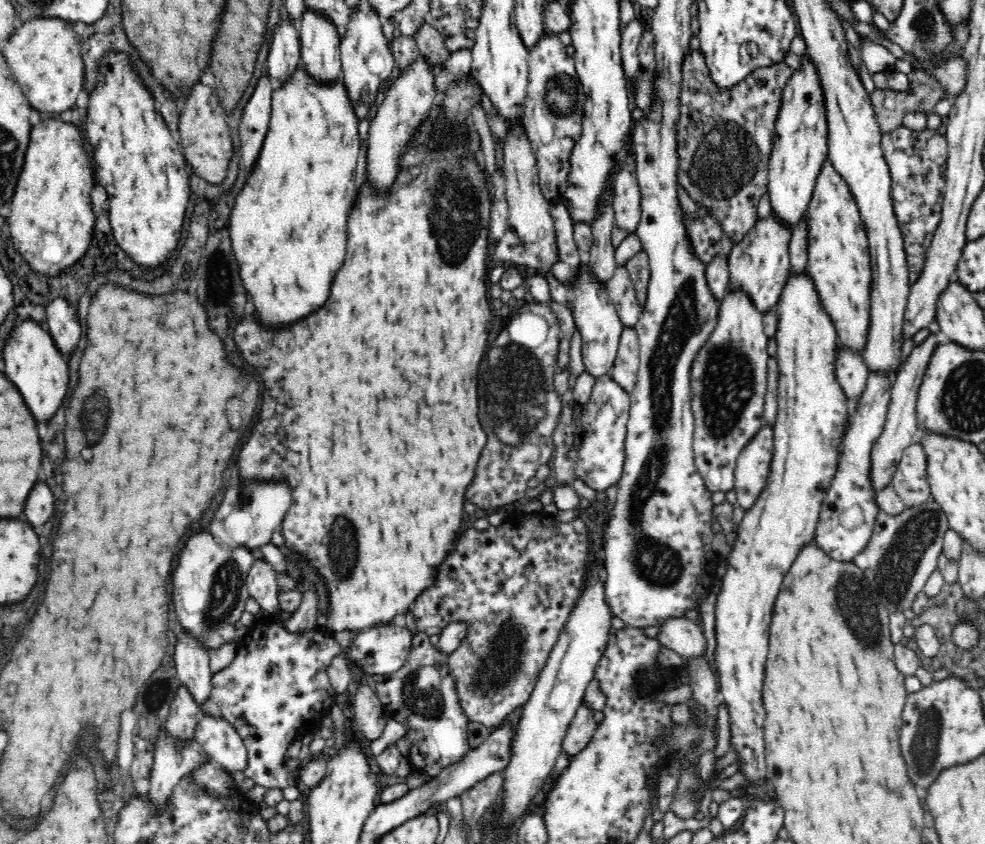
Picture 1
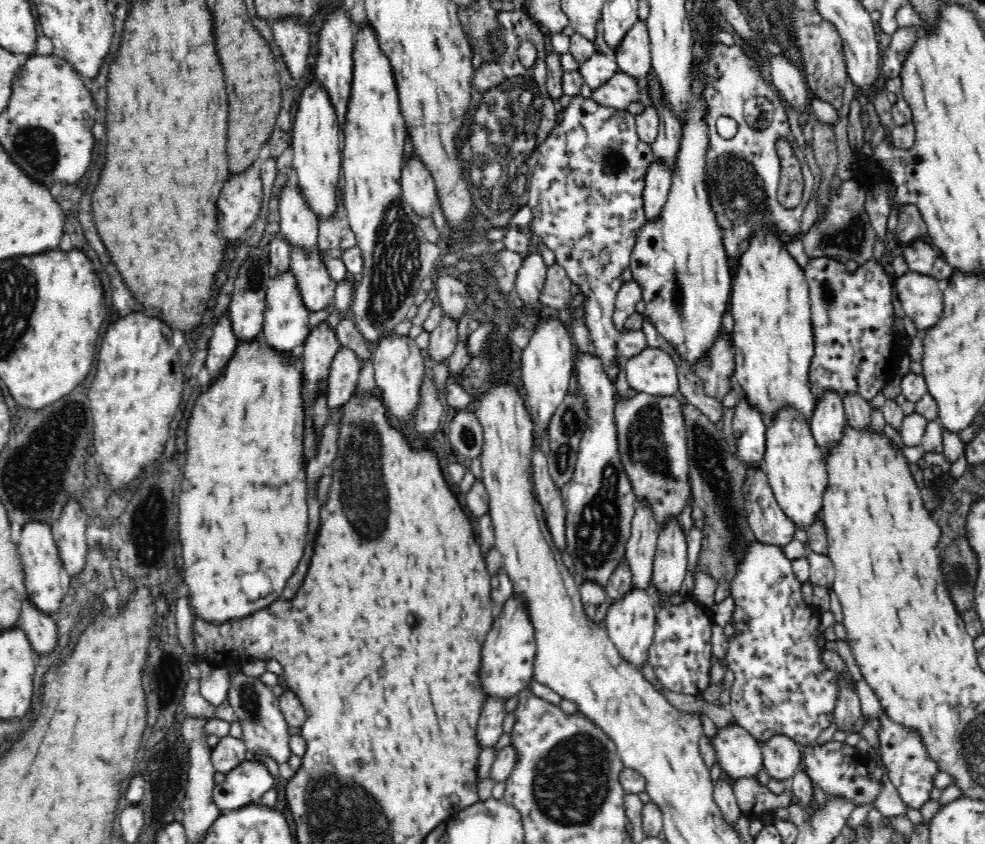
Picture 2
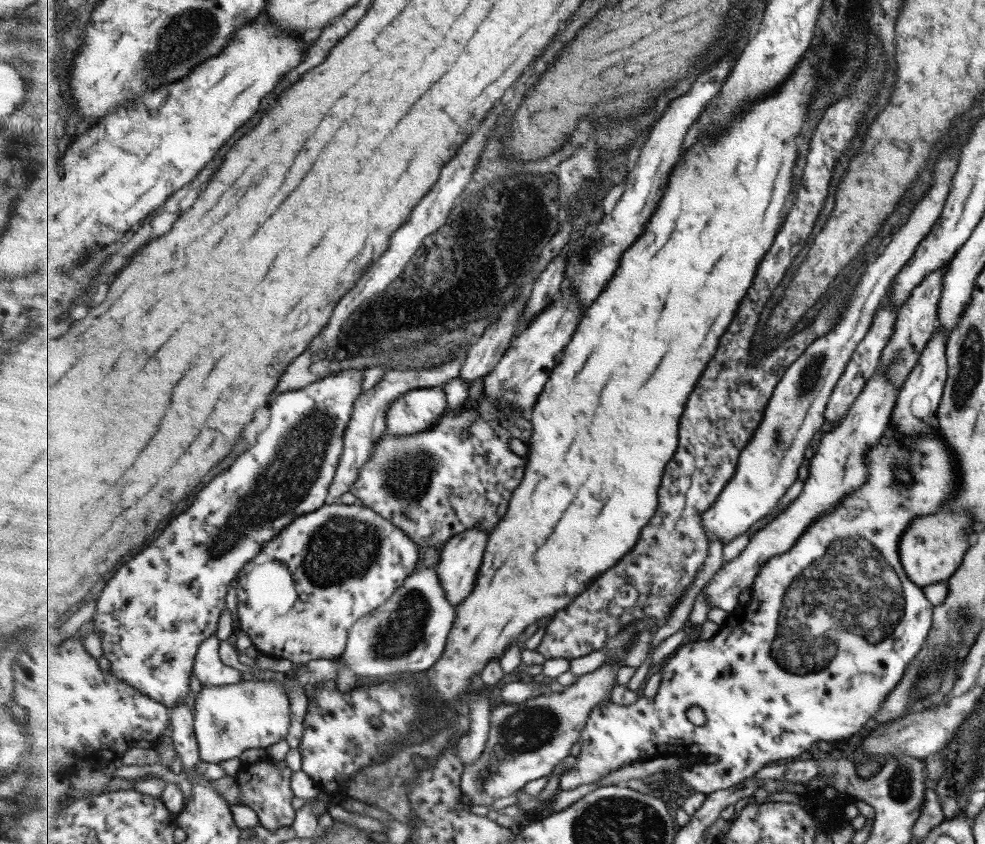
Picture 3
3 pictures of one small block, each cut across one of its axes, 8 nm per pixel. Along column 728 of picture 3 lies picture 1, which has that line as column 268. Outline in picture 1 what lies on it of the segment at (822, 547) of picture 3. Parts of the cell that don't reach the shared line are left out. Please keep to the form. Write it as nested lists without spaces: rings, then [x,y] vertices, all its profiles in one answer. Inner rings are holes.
[[[275,615],[261,618],[257,623],[244,629],[242,640],[237,643],[237,653],[233,661],[224,669],[213,674],[211,700],[222,710],[223,719],[232,725],[242,738],[249,754],[245,776],[265,789],[286,789],[288,774],[285,768],[288,747],[298,738],[311,736],[321,728],[322,720],[336,704],[332,685],[326,675],[326,664],[342,652],[338,641],[326,630],[316,628],[306,636],[286,633]]]

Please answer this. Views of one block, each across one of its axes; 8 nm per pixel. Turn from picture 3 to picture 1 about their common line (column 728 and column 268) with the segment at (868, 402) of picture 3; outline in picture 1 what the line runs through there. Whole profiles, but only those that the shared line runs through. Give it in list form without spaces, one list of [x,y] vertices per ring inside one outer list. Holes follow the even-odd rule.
[[[256,560],[247,578],[249,597],[271,615],[278,612],[278,582],[276,572],[265,560]]]

